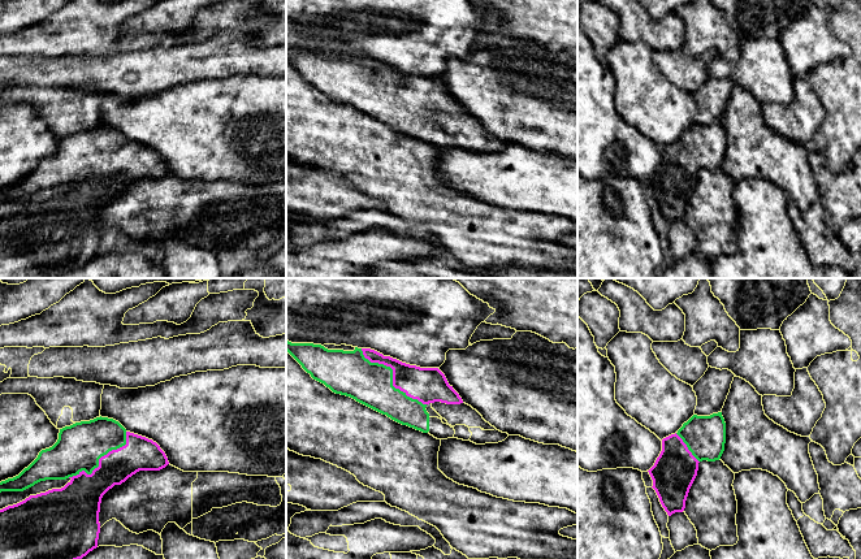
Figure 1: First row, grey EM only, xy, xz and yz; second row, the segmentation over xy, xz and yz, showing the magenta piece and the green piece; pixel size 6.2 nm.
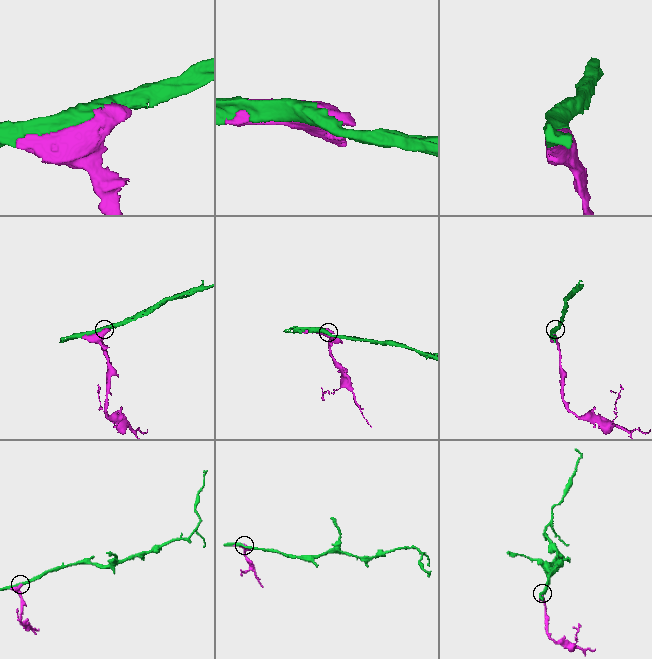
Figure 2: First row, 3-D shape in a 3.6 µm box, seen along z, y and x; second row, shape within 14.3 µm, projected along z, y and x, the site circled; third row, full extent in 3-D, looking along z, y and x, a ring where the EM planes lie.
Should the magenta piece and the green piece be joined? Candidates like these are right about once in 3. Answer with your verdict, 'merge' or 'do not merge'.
merge

